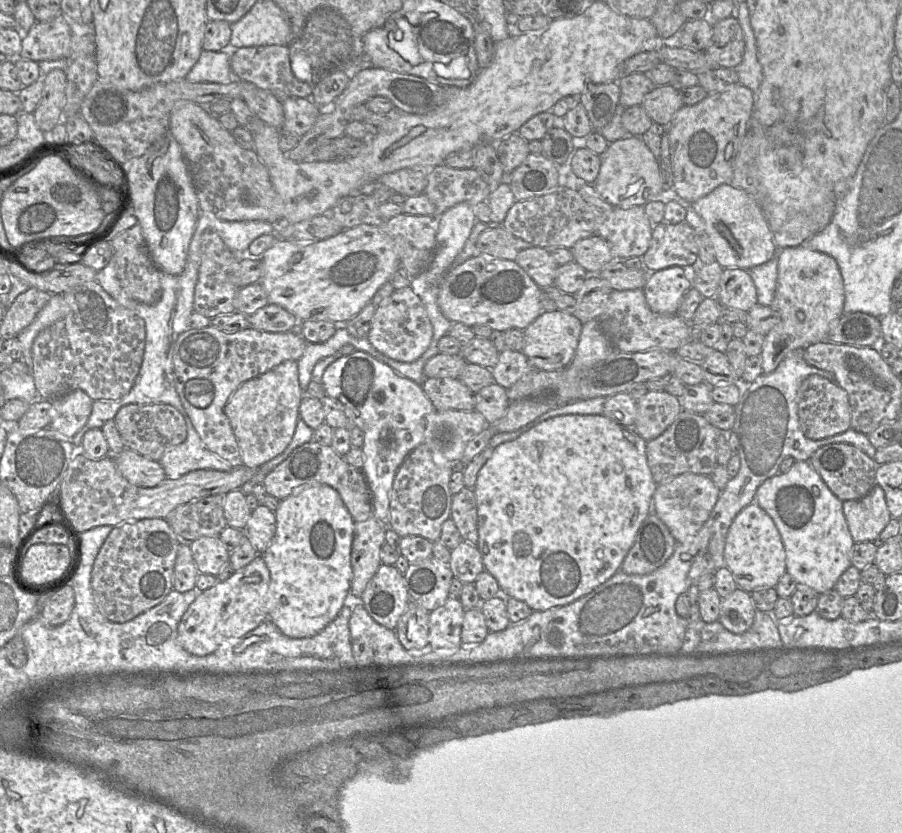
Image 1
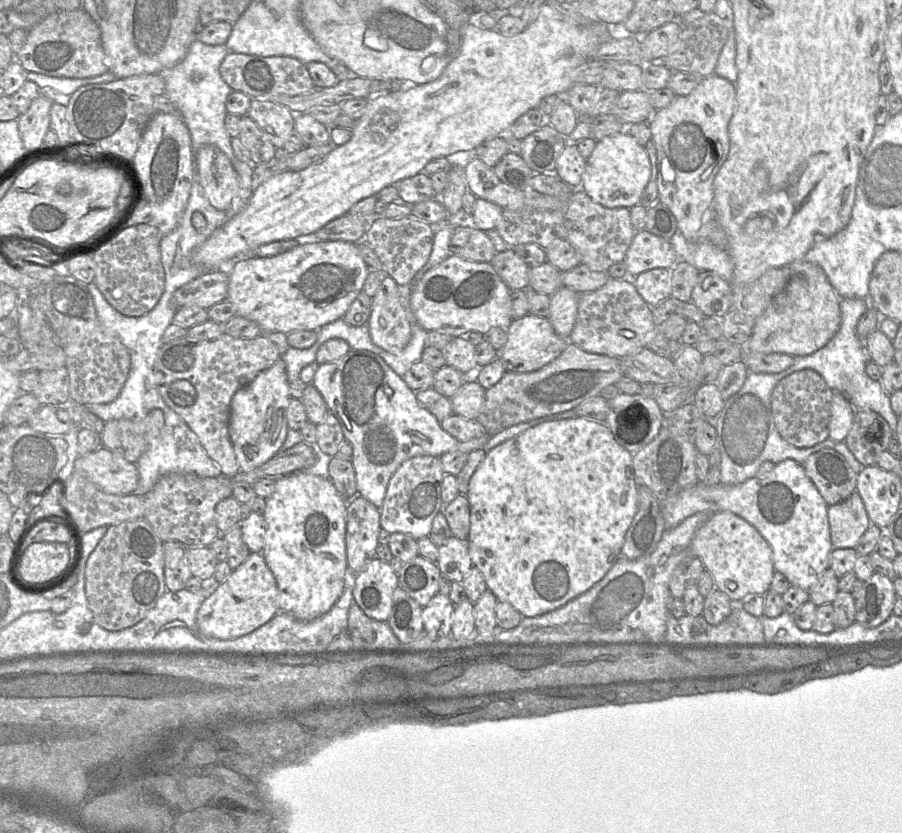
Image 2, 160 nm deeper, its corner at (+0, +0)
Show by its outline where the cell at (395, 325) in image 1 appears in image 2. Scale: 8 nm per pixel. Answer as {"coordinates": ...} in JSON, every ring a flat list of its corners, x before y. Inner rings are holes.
{"coordinates":[[386,276,371,301,367,324,372,342,388,352,400,352,411,338,411,322,400,302,399,285]]}

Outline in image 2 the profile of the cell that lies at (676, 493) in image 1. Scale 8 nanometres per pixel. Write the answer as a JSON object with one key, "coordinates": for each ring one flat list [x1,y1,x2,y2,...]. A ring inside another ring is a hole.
{"coordinates":[[792,459,776,464,770,474,763,479,754,477,736,485,706,486,697,483,660,503,666,528,673,528,699,512,732,512,742,517,752,524,771,546,775,571,784,574,791,585,806,591,814,586,819,576,829,567,833,546,830,537,828,508,829,505,807,476,804,467]]}

